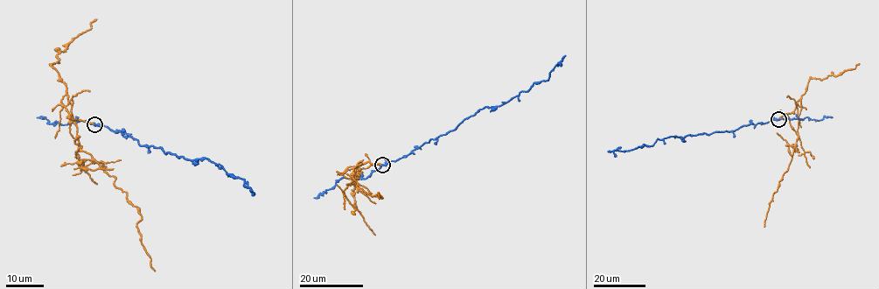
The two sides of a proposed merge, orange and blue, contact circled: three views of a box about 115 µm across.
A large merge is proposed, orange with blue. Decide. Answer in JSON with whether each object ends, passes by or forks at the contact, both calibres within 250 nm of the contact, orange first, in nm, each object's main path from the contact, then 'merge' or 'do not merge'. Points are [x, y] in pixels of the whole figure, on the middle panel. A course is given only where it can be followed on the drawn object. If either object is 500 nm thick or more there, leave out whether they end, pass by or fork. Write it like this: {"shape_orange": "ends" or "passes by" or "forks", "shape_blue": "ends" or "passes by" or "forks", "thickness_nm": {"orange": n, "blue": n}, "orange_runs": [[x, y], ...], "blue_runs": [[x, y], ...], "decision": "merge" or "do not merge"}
{"shape_orange": "ends", "shape_blue": "passes by", "thickness_nm": {"orange": 130, "blue": 240}, "orange_runs": [[382, 165], [361, 163], [355, 167], [352, 179], [369, 195], [382, 197], [379, 193], [380, 199]], "blue_runs": [[381, 165], [452, 131], [481, 109], [500, 106], [534, 82], [547, 81], [561, 61], [560, 65]], "decision": "do not merge"}

